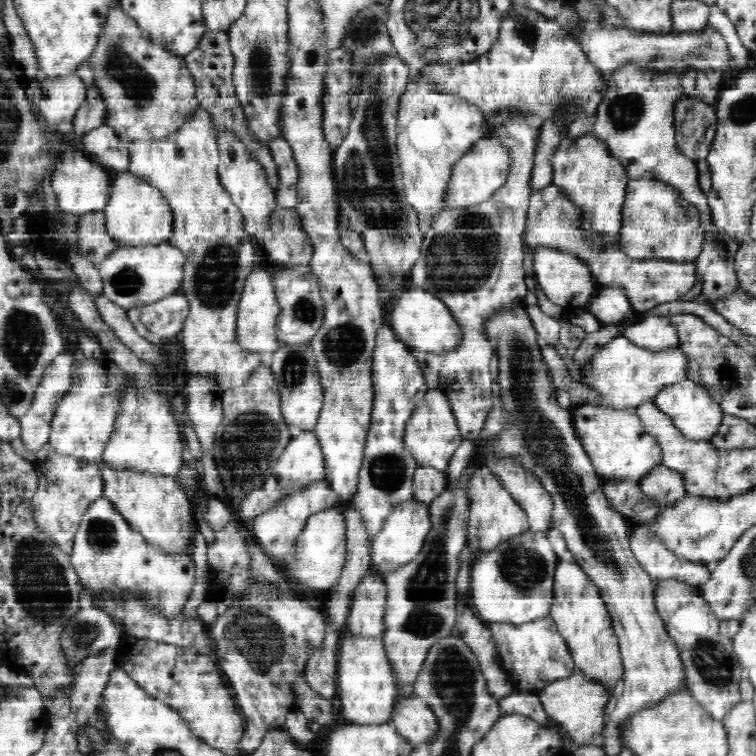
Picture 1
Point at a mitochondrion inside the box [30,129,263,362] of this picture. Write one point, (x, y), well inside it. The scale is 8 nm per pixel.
(215, 275)

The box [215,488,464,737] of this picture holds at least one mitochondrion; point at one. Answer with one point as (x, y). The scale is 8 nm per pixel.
(255, 634)

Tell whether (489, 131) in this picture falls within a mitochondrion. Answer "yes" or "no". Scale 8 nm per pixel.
no

